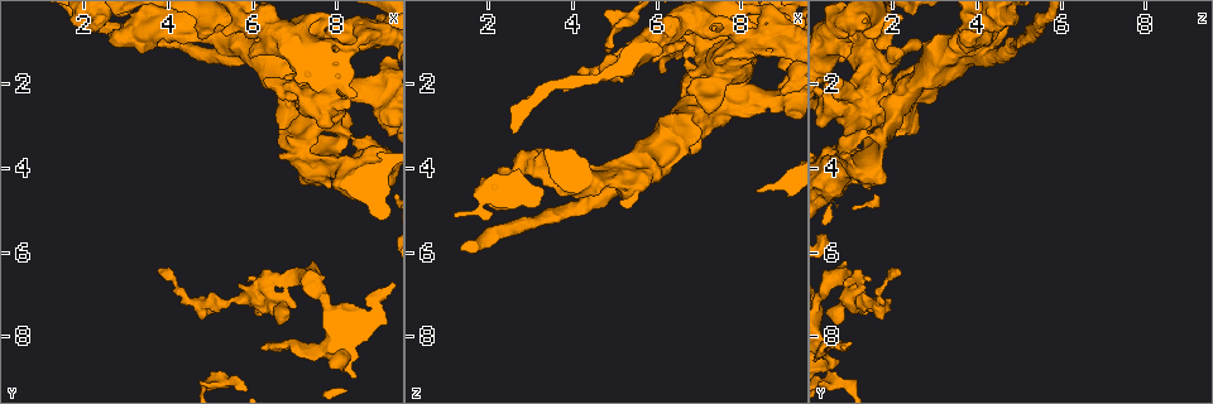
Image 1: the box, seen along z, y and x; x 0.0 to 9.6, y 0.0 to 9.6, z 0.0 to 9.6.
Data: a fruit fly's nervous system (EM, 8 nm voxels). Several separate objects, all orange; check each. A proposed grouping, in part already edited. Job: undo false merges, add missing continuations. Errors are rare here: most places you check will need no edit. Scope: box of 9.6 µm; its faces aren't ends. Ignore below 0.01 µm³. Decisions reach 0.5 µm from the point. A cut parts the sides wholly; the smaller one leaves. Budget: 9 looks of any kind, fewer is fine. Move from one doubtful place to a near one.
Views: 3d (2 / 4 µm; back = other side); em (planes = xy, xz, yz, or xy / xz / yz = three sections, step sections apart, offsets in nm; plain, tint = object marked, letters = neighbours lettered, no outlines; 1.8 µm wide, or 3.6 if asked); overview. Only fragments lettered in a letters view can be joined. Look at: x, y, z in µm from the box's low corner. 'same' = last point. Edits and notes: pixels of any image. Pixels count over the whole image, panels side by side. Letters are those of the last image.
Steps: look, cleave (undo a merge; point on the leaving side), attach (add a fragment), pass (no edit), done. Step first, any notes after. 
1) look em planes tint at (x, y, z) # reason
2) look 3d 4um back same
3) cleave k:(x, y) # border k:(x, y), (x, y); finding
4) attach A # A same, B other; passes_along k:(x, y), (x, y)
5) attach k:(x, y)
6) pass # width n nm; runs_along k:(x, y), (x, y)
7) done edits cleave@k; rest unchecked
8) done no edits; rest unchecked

look 3d 4um at (2.25, 0.60, 4.05) # stops while still wide

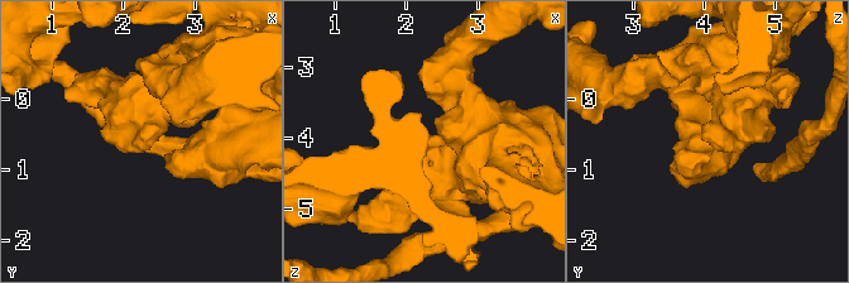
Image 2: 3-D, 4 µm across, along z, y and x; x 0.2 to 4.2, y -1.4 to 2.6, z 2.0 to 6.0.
look em 3.6um planes plain at (2.25, 0.60, 4.05)

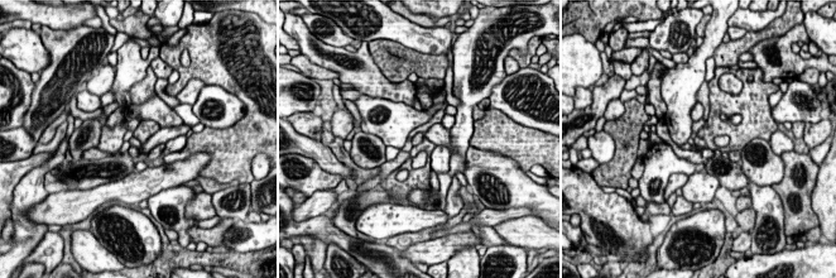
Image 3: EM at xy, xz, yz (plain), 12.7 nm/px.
look em 3.6um planes letters same # what lies round it

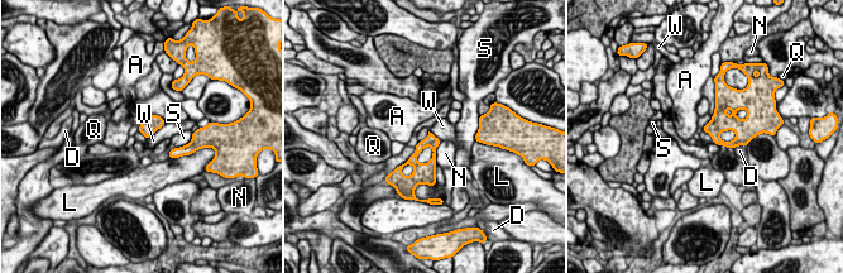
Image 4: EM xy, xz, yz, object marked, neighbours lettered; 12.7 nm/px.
pass # A other, D other, L other, N other, Q other, S other, W other; border 4:(166, 123), (147, 139); no lettered fragment goes on from it

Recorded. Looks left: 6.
look em yz step 8 letters at (6.25, 6.85, 1.15) # three-way junction

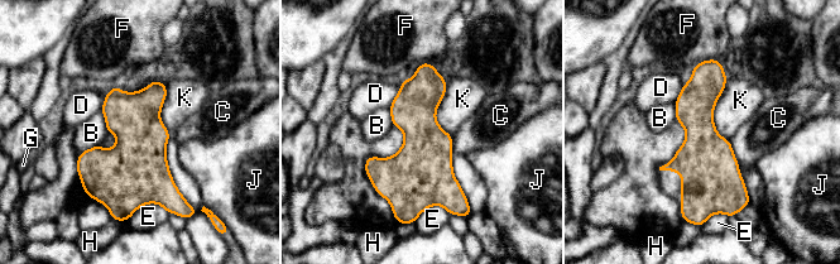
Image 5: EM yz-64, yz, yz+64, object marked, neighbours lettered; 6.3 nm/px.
pass # B other, C other, D other, E other, F other, G other, H other, J other, K other; border 5:(728, 77), (714, 126), (729, 140); continuous, no second neuron

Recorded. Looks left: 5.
look 3d 4um at (4.20, 6.75, 1.85) # a narrow waist

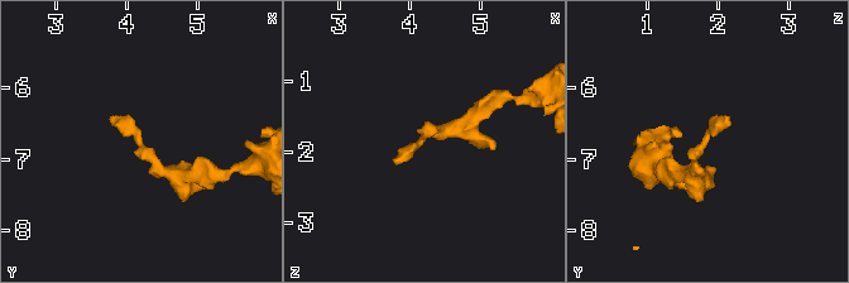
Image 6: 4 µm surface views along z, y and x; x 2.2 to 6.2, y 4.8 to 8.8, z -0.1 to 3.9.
look em yz step 16 tint at (4.20, 6.70, 1.85)

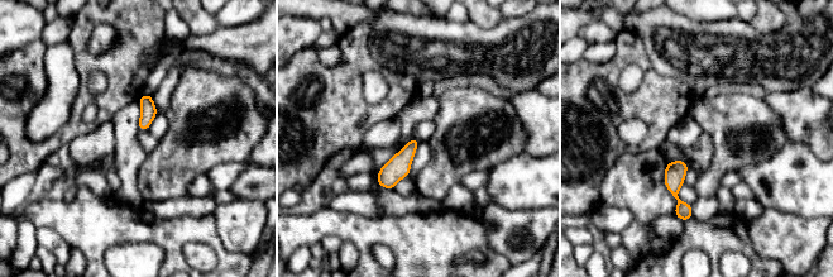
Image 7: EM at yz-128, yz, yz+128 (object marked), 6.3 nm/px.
look em yz step 16 letters same

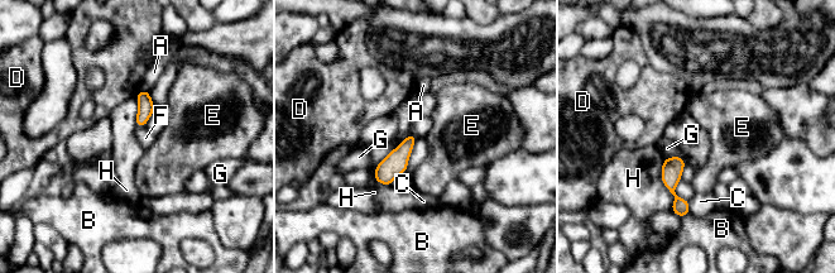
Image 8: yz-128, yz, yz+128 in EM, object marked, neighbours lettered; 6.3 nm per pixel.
pass # longest_contact H 340 nm; A other, B other, C other, D other, E other, F other, G other, H other; border 8:(663, 158), (671, 209); continuous, no second neuron

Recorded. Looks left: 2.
look 3d 4um at (8.00, 0.90, 0.95)

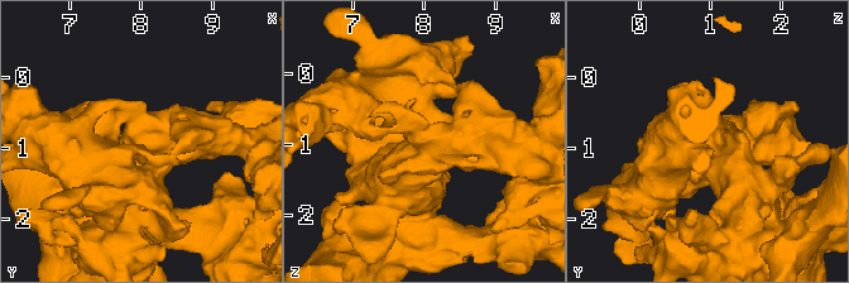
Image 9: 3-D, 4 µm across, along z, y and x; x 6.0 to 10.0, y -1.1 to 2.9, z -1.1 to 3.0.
look em 3.6um planes letters at (7.95, 0.90, 0.90) # shape alone is not enough

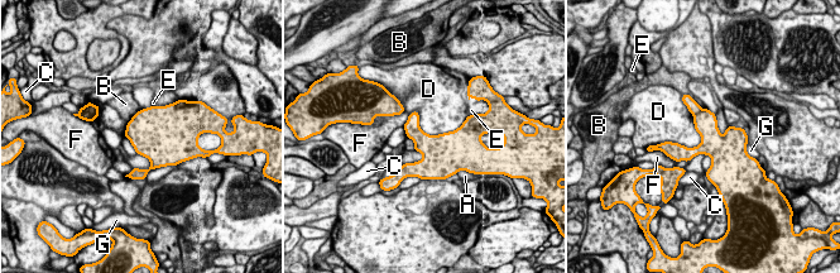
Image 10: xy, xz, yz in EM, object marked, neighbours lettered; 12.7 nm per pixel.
cleave 10:(705, 121) # width 340 nm; A other, B other, C other, D other, E other, F other, G other; border 10:(701, 109), (692, 115); a second neuron is stuck on

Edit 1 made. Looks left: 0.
done edits cleave@10; rest unchecked

